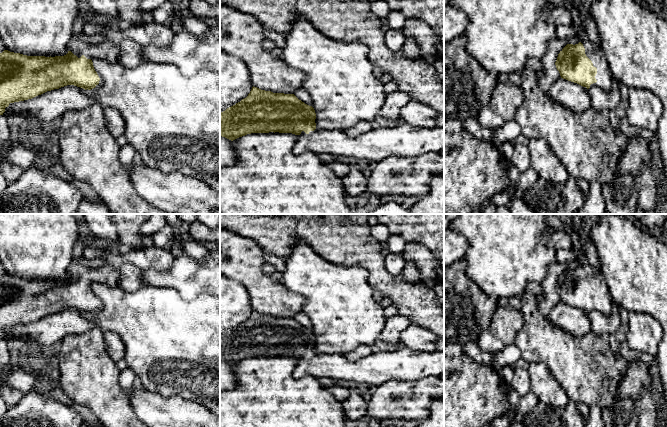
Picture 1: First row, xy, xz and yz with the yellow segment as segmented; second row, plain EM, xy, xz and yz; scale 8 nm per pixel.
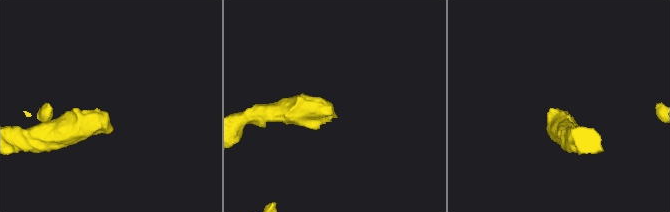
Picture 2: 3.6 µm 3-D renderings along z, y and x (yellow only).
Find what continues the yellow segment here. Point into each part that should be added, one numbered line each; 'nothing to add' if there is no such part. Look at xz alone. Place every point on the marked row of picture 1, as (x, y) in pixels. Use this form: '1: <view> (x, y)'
1: xz (405, 140)

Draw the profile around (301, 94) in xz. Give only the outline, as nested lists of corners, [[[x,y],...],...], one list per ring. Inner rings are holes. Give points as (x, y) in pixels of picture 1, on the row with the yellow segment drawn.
[[[300,88],[298,90],[296,90],[294,92],[294,95],[301,100],[302,102],[304,102],[305,104],[312,106],[313,105],[313,101],[312,101],[312,97],[310,96],[310,94],[303,88]]]

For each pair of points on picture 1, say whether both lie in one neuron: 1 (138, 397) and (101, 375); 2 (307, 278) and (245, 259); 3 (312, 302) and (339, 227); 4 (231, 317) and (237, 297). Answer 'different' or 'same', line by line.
1: different
2: different
3: different
4: same

